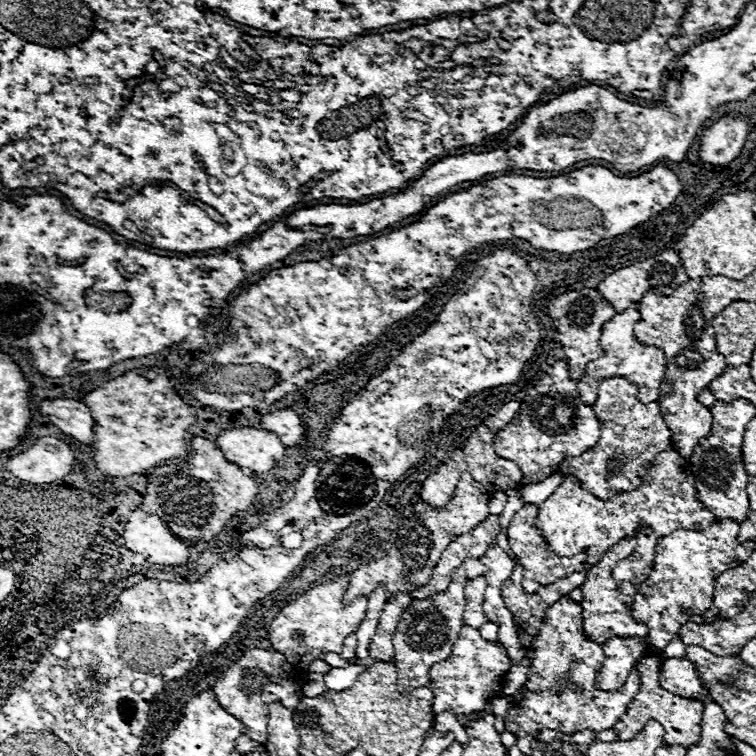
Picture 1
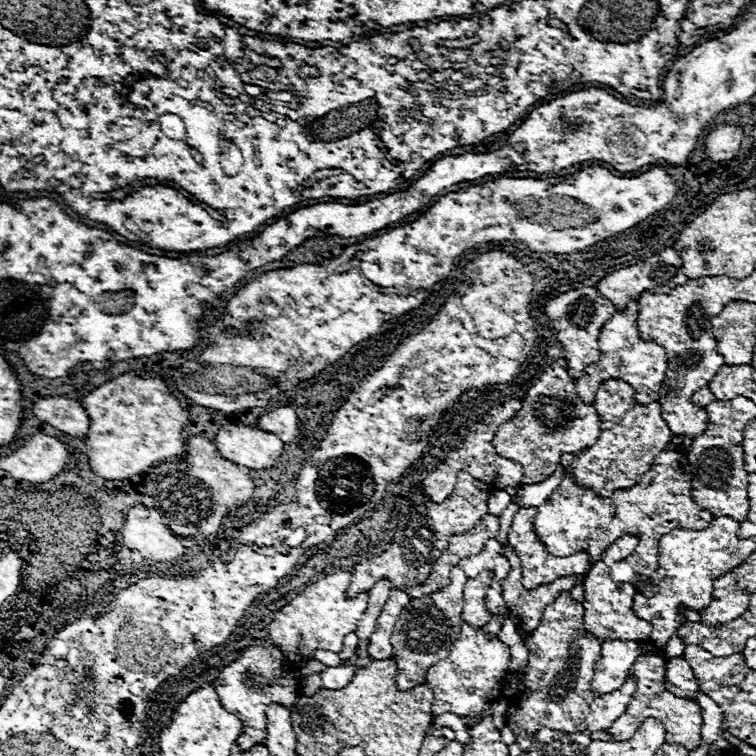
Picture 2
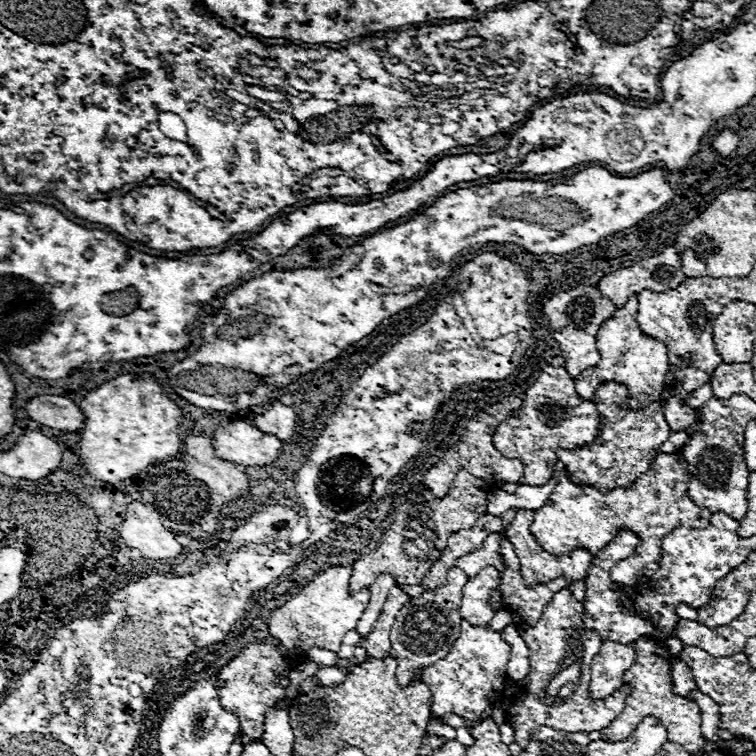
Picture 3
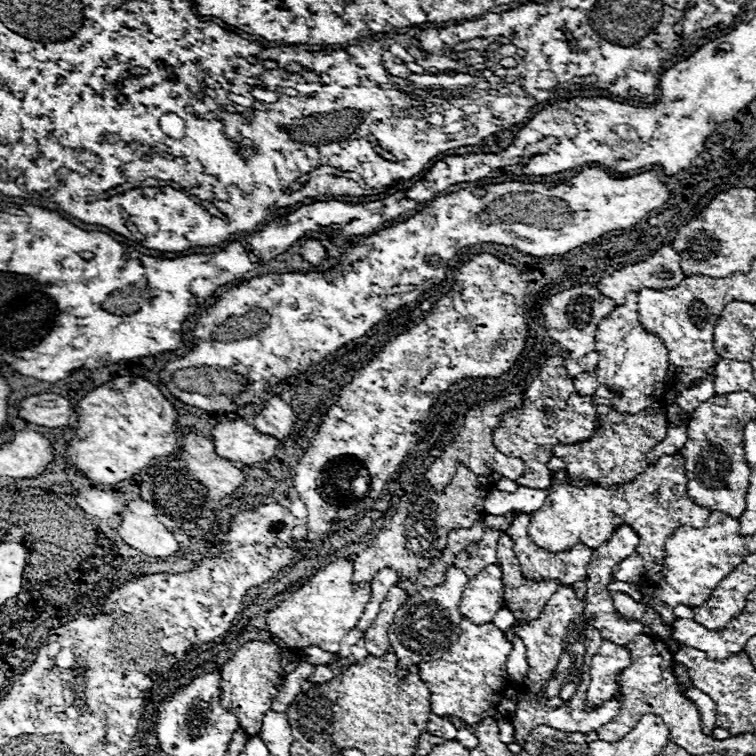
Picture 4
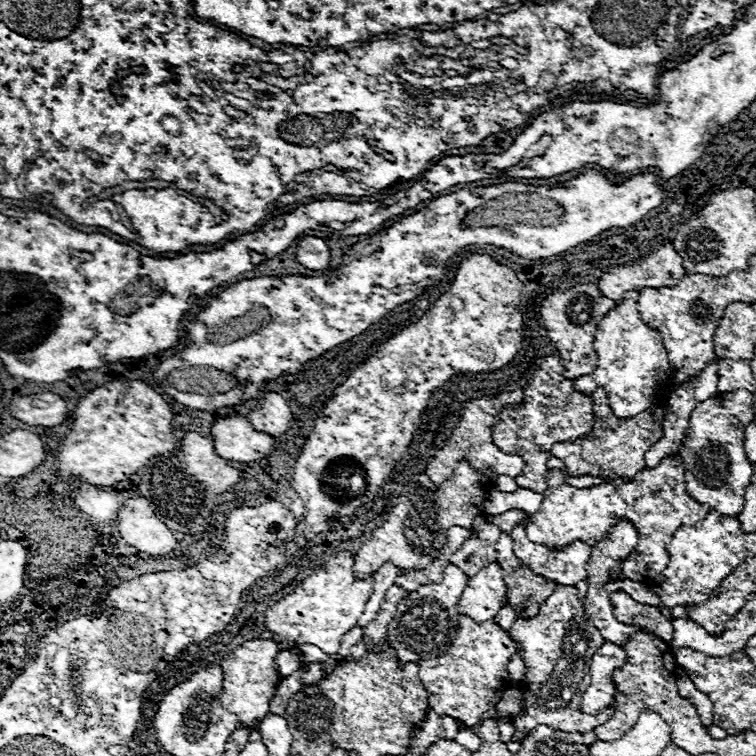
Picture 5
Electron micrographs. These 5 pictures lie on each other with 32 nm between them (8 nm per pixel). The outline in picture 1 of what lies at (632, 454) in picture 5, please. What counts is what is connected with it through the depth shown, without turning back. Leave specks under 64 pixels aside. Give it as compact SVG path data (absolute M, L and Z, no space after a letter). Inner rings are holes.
M606 378L600 382L598 398L594 402L602 430L600 440L592 450L586 450L576 458L564 458L562 462L564 476L576 476L582 486L600 500L610 500L616 492L628 492L640 486L654 456L668 450L672 444L672 432L660 414L660 406L656 402L642 404L636 394L636 386L626 378Z

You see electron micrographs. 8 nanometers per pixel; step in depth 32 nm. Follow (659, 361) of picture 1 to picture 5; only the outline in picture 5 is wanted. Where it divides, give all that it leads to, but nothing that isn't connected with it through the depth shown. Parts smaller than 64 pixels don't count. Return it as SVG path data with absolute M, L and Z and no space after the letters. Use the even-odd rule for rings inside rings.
M628 292L616 308L612 308L598 326L596 338L594 338L594 350L598 354L596 370L574 378L575 390L582 394L592 394L596 388L606 388L607 395L613 398L614 405L611 409L619 418L633 417L650 406L663 402L664 388L668 380L670 362L666 356L666 348L660 340L660 334L656 330L650 330L648 324L638 314L638 292Z

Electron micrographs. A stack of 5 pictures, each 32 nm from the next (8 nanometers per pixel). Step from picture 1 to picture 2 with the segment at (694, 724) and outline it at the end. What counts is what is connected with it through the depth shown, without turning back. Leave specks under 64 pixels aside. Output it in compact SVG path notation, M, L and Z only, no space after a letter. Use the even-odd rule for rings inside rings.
M640 640L640 658L636 658L632 670L628 676L636 678L636 694L632 696L632 702L628 702L628 710L606 730L612 740L628 740L638 730L638 726L646 718L656 718L666 726L666 742L670 744L682 744L686 750L694 750L702 744L700 736L700 724L702 724L702 710L694 700L678 698L666 688L666 662L668 656L664 648L656 648L650 640Z

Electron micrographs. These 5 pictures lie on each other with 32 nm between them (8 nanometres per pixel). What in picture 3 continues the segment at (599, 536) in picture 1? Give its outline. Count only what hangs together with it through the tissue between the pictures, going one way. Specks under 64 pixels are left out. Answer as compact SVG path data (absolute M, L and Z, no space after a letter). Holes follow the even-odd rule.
M658 454L652 466L636 478L634 486L614 488L610 492L602 492L592 486L576 486L566 474L560 476L560 482L548 496L542 508L536 510L530 532L538 544L544 544L544 550L550 554L568 554L576 546L588 548L596 554L602 546L606 546L618 530L628 528L638 534L640 544L632 558L622 562L622 572L612 574L614 582L624 582L630 586L642 584L656 570L660 570L662 560L662 540L678 526L688 528L704 528L712 512L700 508L688 496L688 470L682 454Z

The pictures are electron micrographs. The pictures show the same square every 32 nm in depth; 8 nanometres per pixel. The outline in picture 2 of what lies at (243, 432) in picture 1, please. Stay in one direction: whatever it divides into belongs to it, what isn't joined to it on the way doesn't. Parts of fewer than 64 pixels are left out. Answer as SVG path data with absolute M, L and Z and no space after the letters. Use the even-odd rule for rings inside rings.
M242 422L222 426L216 432L214 446L224 460L254 470L270 468L284 450L284 444L278 436Z

